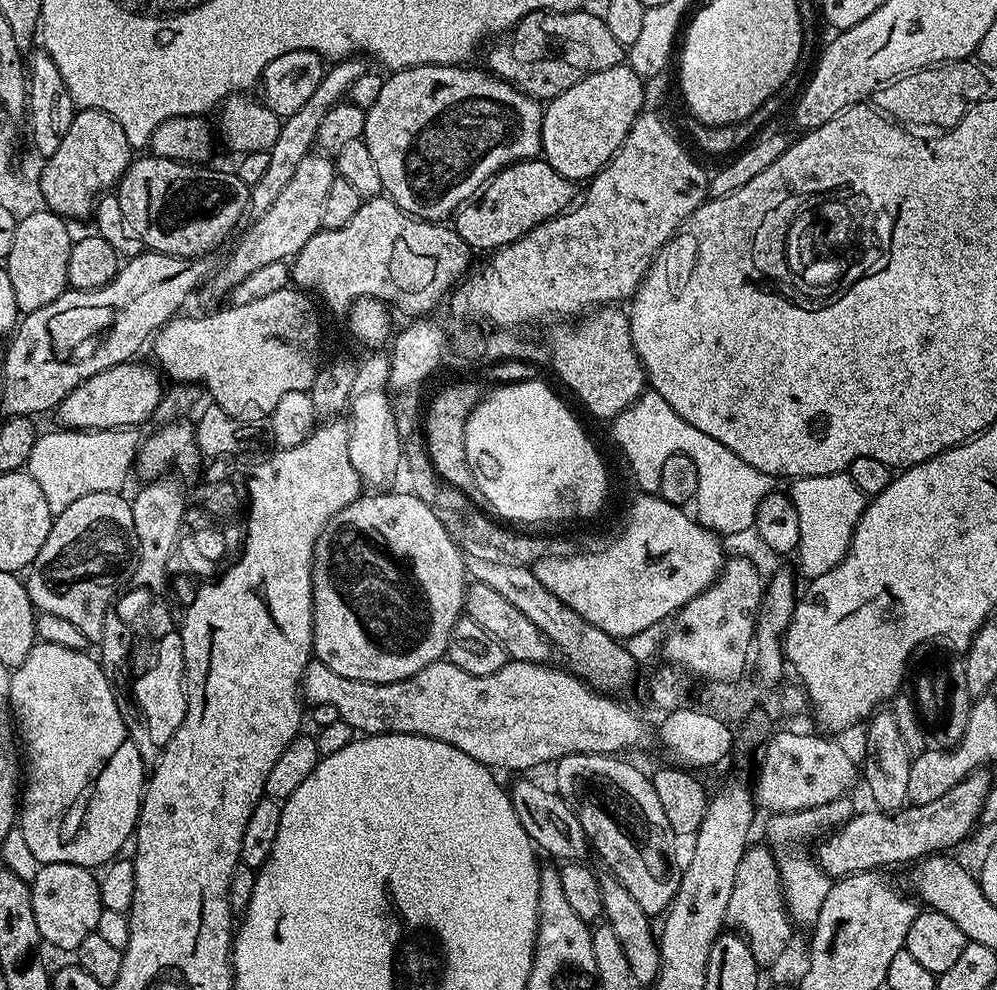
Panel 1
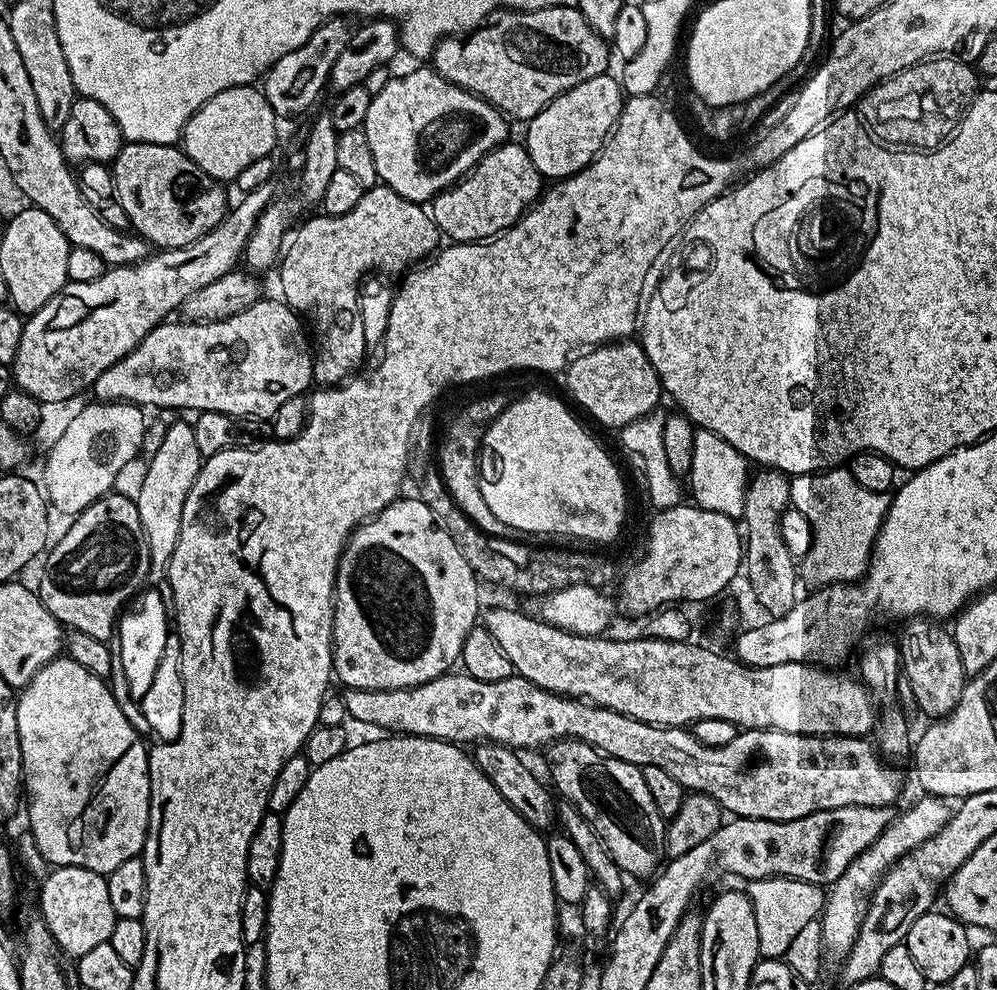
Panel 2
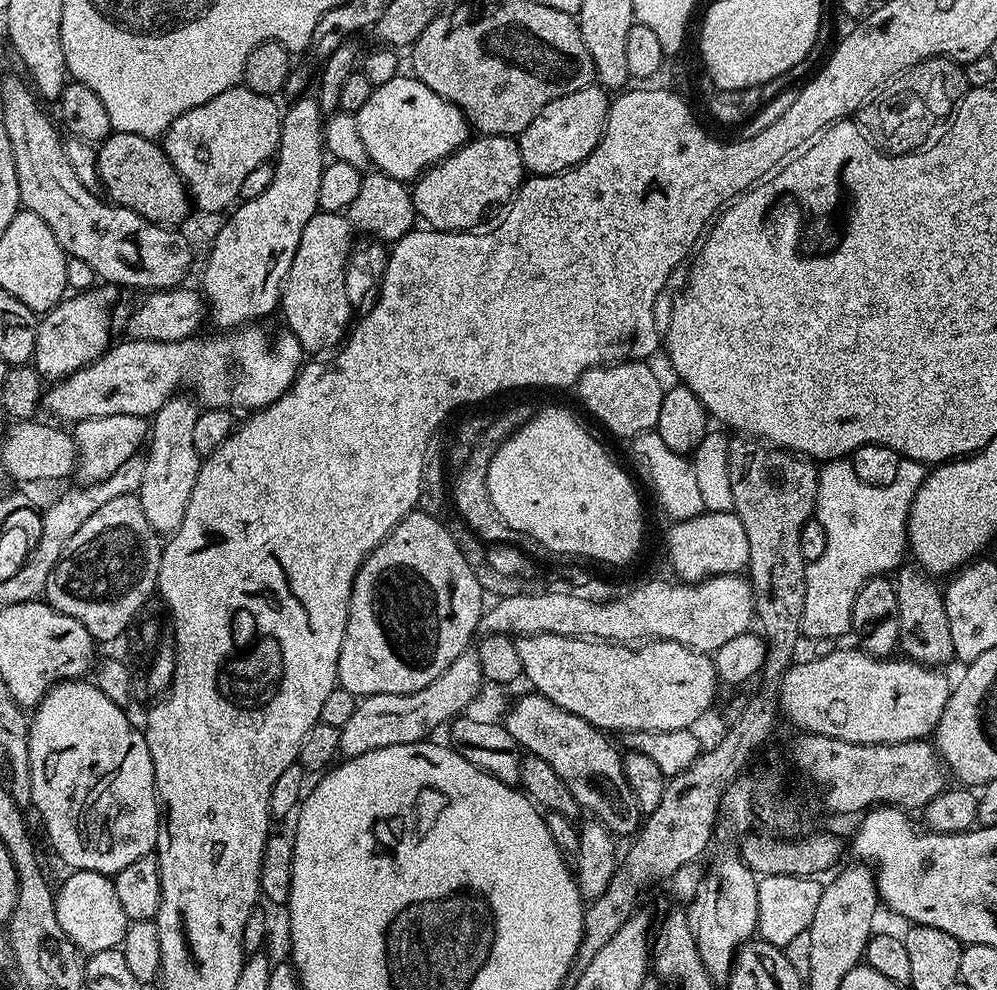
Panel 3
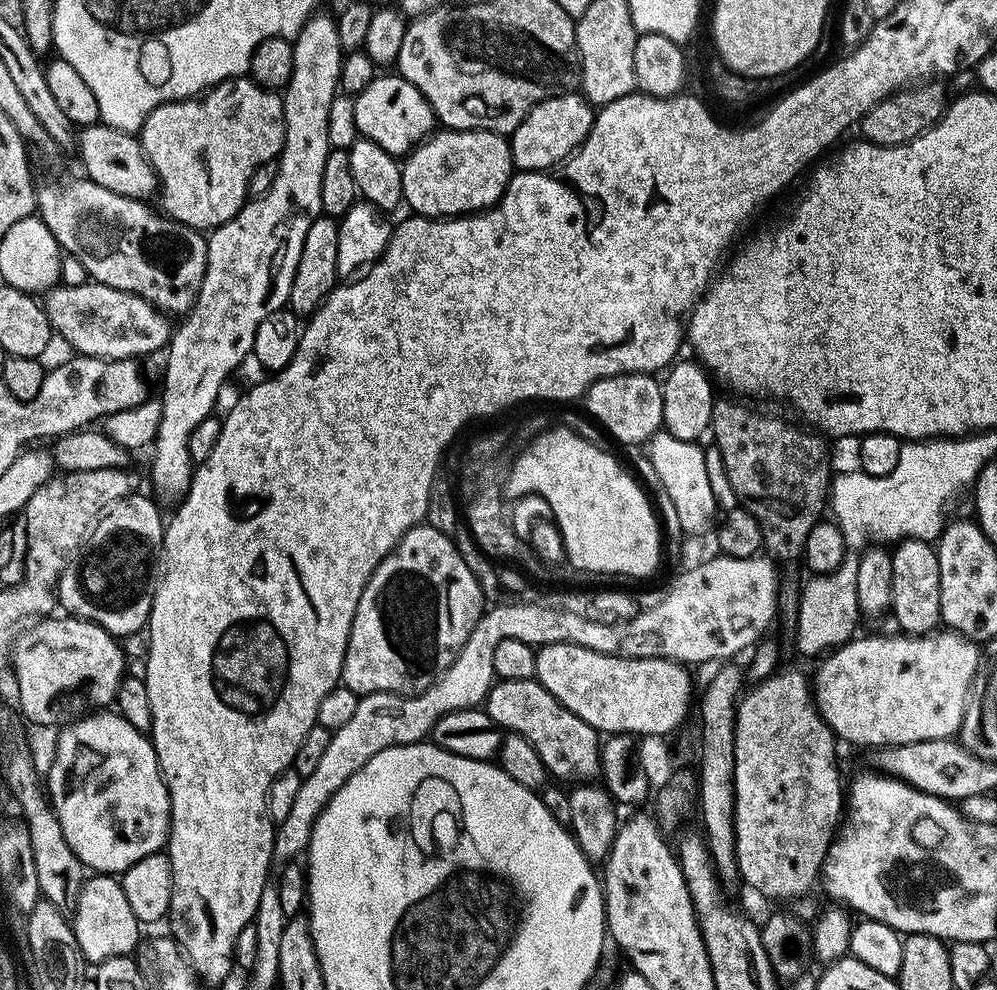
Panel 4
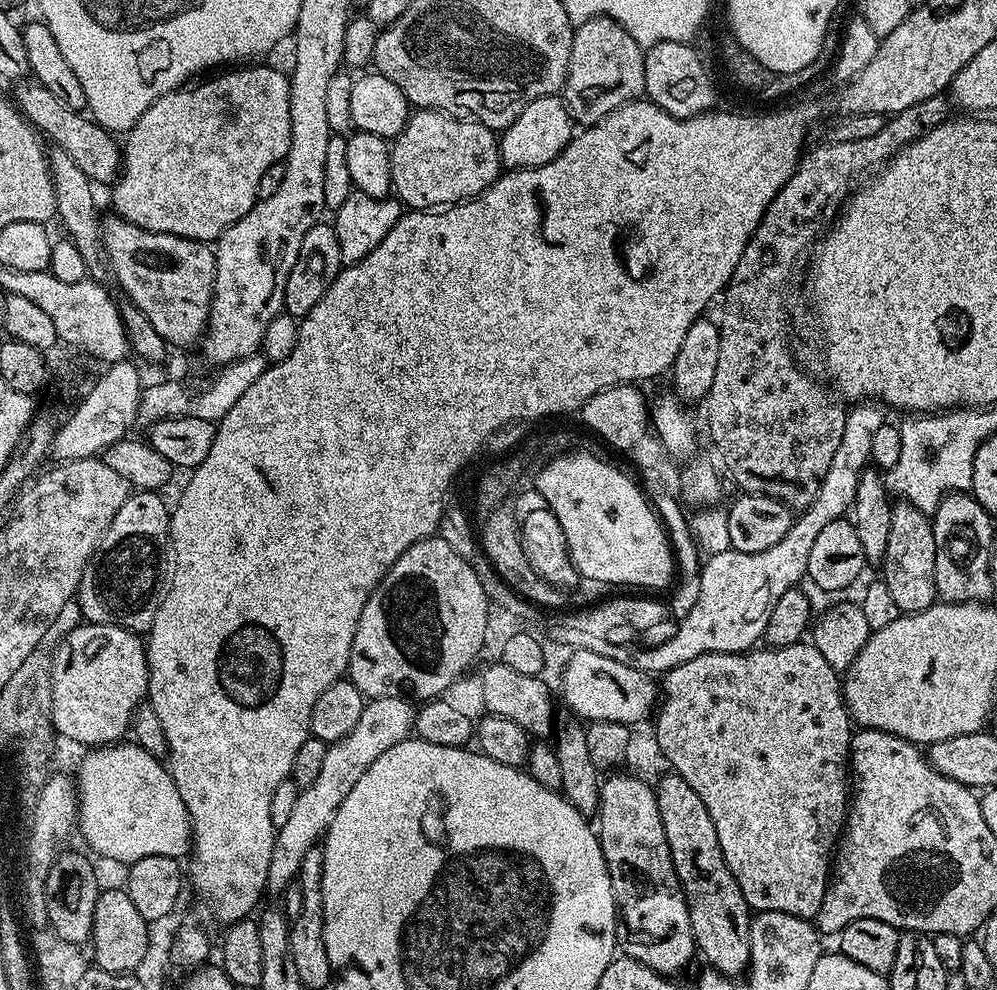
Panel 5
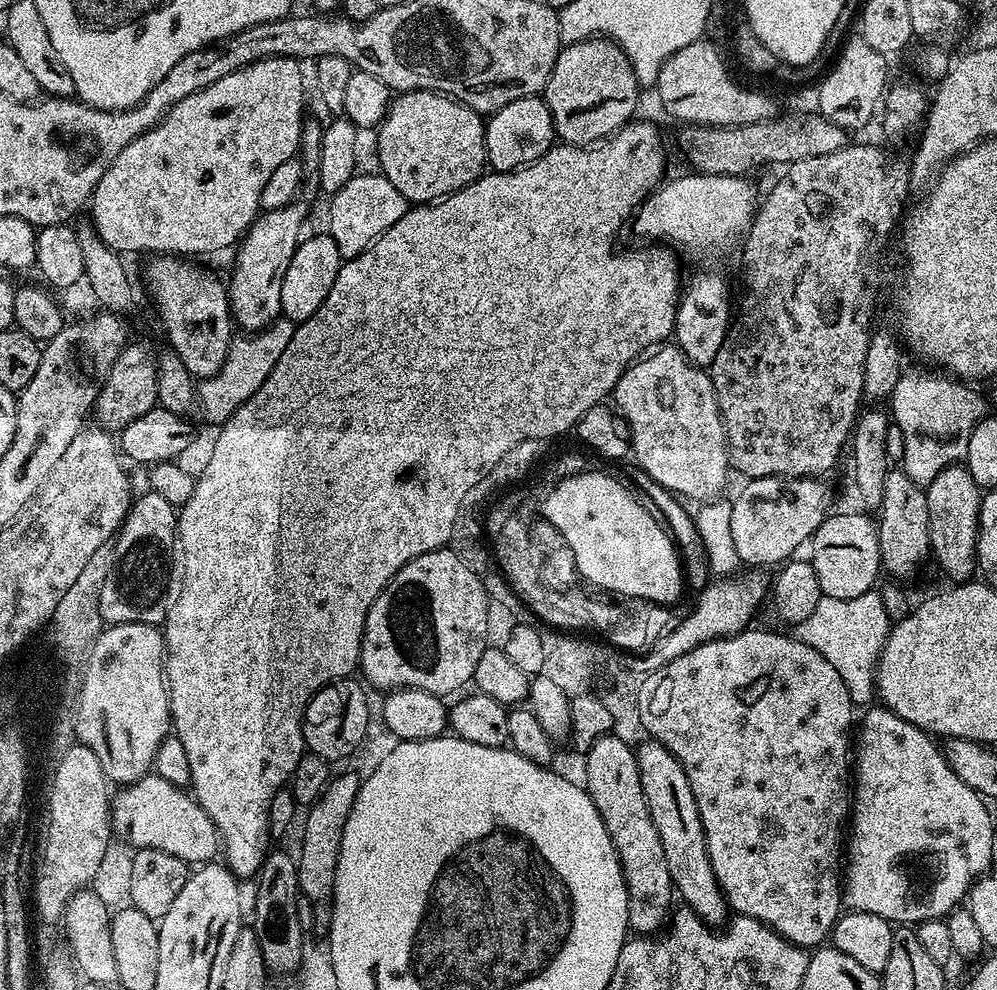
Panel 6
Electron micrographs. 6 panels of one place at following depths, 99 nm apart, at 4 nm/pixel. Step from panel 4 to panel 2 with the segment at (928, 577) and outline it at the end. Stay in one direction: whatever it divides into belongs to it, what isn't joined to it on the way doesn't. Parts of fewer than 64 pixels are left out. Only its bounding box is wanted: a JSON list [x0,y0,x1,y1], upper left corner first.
[898,618,966,721]

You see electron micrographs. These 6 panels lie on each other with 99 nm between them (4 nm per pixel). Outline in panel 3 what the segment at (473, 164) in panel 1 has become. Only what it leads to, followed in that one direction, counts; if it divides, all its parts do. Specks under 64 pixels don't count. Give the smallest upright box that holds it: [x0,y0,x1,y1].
[354,74,470,181]

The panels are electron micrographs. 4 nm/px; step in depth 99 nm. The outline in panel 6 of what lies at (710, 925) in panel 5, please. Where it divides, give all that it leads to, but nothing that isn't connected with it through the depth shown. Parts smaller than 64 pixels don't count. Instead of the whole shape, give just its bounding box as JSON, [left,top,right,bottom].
[635,738,730,925]

